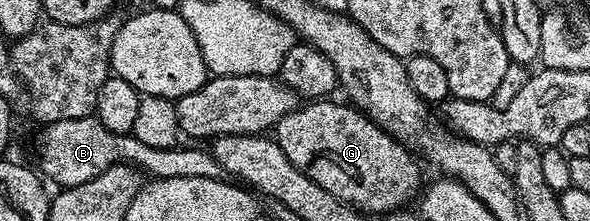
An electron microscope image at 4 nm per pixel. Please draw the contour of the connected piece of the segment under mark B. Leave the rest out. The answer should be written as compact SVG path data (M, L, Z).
M74 118L46 123L42 127L39 139L35 142L35 154L39 157L37 170L44 179L56 182L56 187L66 188L85 184L93 176L101 176L110 166L133 166L143 171L144 175L156 178L208 178L224 181L225 175L221 164L211 155L210 149L198 150L198 145L176 144L169 148L149 148L141 144L131 133L114 134L101 124L98 118Z

